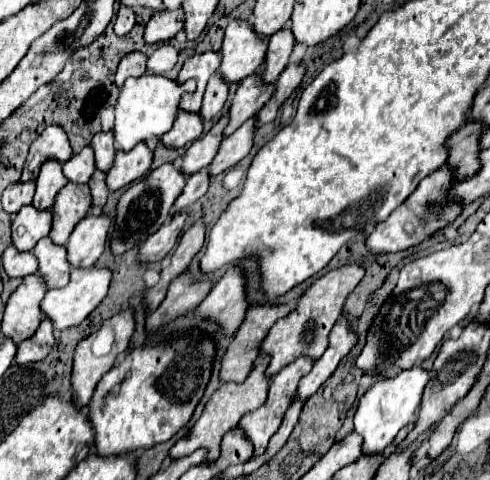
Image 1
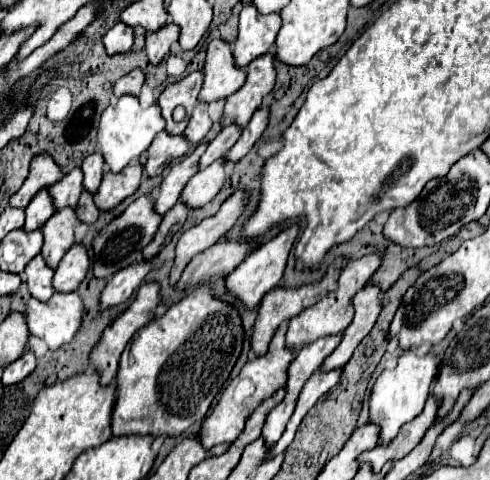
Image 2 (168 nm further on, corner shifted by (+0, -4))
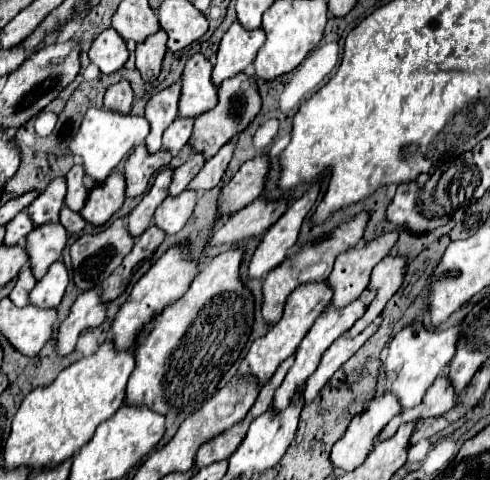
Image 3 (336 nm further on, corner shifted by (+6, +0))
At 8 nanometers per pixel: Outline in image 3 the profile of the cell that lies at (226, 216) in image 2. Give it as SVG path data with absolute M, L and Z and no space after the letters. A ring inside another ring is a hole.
M254 158L240 166L234 178L220 190L218 196L218 222L230 218L250 202L254 202L266 182L268 174L268 158Z

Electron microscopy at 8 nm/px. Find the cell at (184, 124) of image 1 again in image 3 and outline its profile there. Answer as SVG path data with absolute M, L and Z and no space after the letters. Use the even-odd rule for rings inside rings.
M144 144L136 146L136 150L126 160L126 196L134 198L146 192L150 178L172 160L170 150L160 150L158 154L150 154Z

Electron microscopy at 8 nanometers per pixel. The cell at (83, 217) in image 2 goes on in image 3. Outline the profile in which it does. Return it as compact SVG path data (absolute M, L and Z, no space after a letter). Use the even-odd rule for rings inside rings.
M66 206L60 210L60 222L62 222L62 226L66 226L66 230L68 230L70 234L80 232L80 230L86 226L86 220L80 218L78 212L74 212L74 210L66 210Z

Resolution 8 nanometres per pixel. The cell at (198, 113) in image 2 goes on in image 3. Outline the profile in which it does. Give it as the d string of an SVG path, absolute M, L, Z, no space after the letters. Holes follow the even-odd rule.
M178 118L172 122L162 138L162 148L178 152L190 140L190 126L194 126L194 118Z

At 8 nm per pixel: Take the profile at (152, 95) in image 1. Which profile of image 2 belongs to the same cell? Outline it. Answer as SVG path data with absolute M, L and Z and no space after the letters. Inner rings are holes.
M122 96L116 100L116 104L110 104L100 118L98 124L98 148L104 156L104 162L110 172L120 172L124 166L128 166L132 160L136 160L154 140L158 132L164 130L164 118L160 118L158 104L152 104L150 108L140 108L138 98Z

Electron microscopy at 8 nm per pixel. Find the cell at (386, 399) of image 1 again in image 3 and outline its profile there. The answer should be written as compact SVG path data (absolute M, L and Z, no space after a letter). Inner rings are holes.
M422 322L406 326L392 338L384 366L386 366L386 378L392 384L390 392L398 398L402 410L414 408L418 406L418 402L422 402L430 384L436 380L438 374L444 372L444 368L452 360L456 352L456 338L458 338L458 328L446 328L438 332L422 328Z

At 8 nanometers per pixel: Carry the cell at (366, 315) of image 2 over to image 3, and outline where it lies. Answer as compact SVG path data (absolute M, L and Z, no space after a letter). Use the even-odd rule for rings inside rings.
M386 256L374 270L370 276L370 284L368 290L376 290L374 300L370 302L370 306L366 306L366 312L362 318L356 320L356 324L344 334L344 336L354 336L360 334L366 326L370 326L370 322L374 322L374 318L384 310L386 302L392 298L392 294L400 288L402 278L404 278L404 266L406 266L406 258L400 256Z

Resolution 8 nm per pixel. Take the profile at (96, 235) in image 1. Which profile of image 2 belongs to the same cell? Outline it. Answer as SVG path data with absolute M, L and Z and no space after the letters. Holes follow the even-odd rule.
M74 244L64 258L60 260L56 272L54 272L54 280L52 286L56 292L74 292L78 288L78 284L84 280L86 272L90 268L90 258L88 252L82 244Z

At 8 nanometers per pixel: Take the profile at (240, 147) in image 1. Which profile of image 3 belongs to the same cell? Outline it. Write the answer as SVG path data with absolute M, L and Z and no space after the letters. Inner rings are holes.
M186 188L182 194L174 198L166 198L158 206L152 224L162 228L166 234L176 234L178 230L182 230L186 220L192 216L196 200L198 200L198 192L190 188Z

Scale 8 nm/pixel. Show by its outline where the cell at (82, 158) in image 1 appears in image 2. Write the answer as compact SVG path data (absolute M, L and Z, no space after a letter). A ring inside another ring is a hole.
M80 168L72 170L70 174L66 174L60 182L56 182L54 186L48 188L50 196L52 196L52 204L56 210L62 208L76 208L78 198L82 194L82 186L80 186Z

